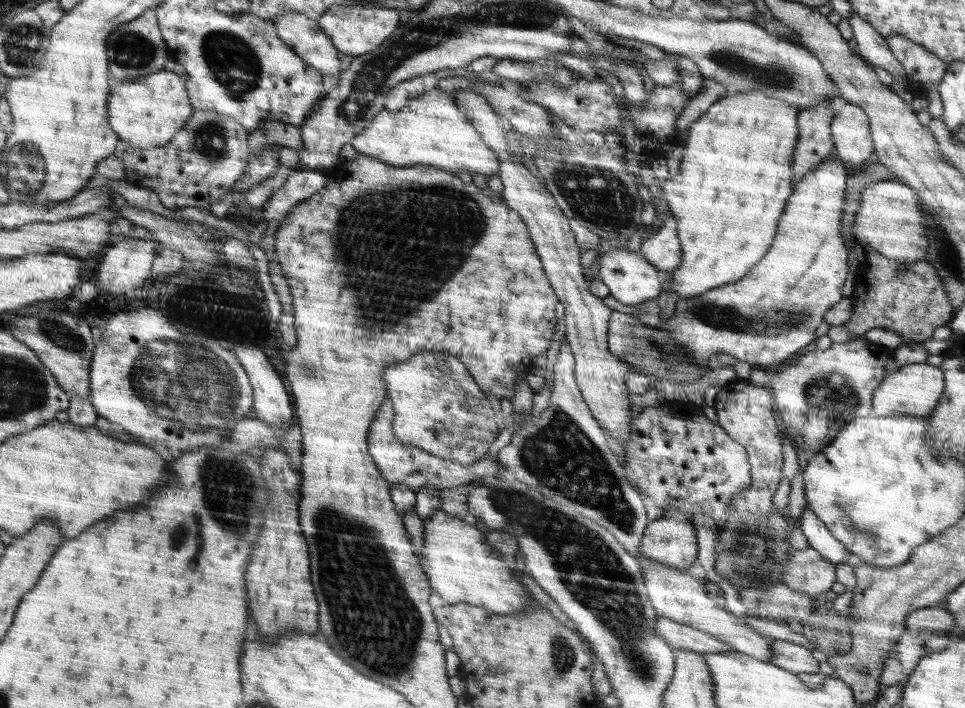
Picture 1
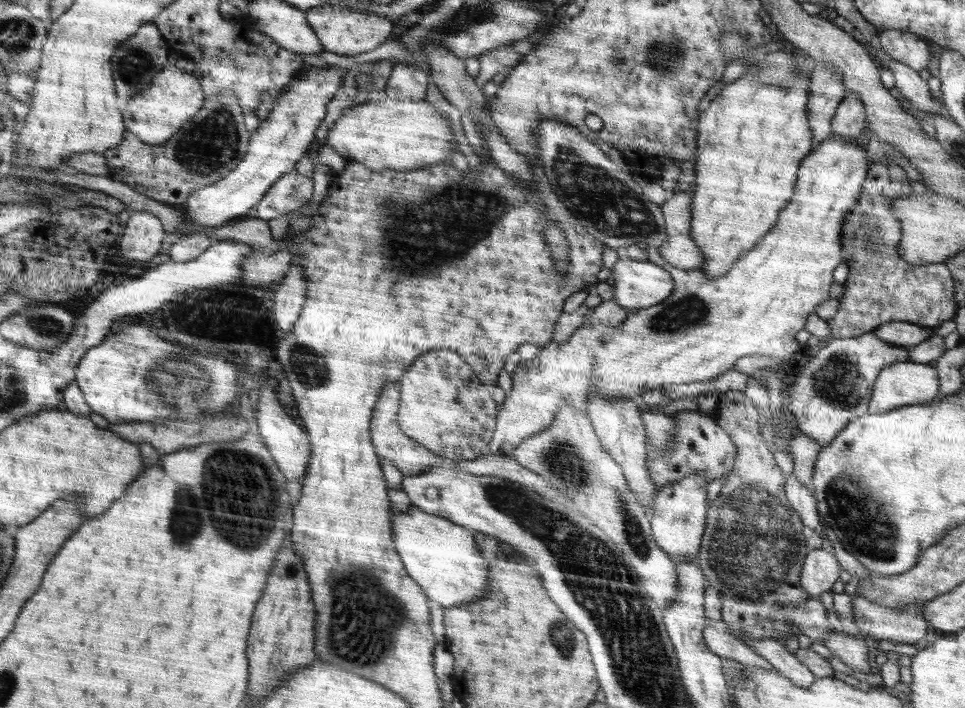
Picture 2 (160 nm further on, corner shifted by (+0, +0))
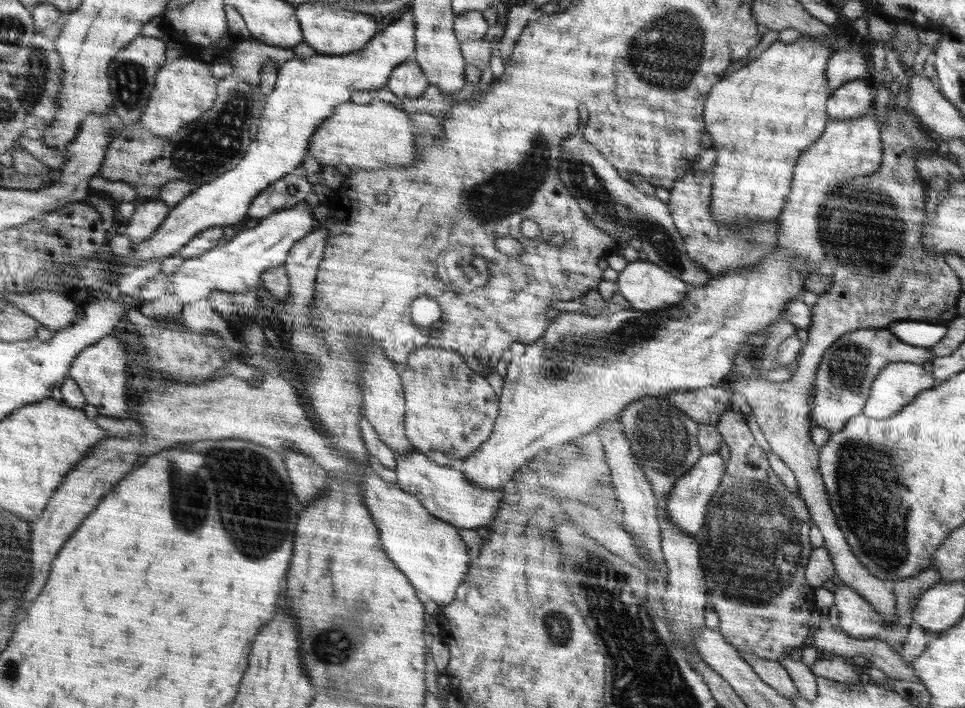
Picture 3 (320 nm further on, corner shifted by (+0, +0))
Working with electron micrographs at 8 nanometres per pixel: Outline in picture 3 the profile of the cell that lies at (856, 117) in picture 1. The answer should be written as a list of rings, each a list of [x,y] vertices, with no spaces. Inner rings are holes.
[[[856,79],[842,84],[828,98],[826,108],[829,120],[854,120],[874,108],[874,82]]]

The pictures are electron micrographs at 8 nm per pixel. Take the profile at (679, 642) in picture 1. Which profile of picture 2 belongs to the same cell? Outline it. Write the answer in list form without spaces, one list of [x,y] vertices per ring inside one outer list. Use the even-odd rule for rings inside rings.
[[[706,626],[704,640],[711,651],[720,655],[722,659],[736,660],[736,662],[753,666],[754,668],[775,670],[762,655],[754,652],[754,649],[751,649],[746,643],[730,634],[730,632],[714,626]]]

